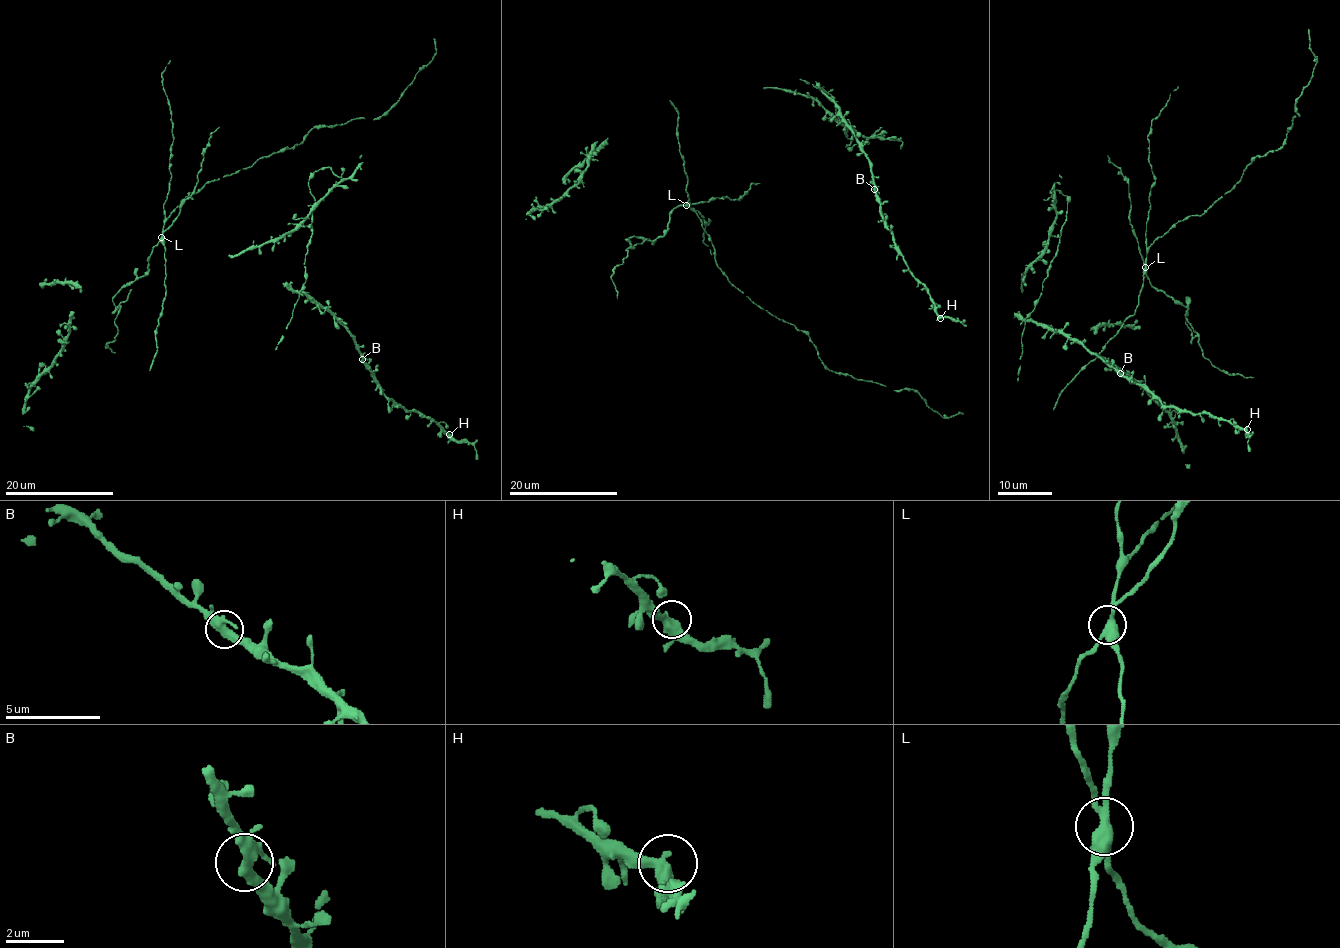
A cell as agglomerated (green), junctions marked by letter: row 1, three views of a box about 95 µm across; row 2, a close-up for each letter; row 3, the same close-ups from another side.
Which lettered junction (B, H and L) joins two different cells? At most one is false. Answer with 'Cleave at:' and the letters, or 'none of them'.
Cleave at: L

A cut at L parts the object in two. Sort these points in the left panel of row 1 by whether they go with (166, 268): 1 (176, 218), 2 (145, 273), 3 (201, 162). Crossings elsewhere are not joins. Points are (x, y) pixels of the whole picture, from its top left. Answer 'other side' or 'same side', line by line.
1: other side
2: other side
3: other side

